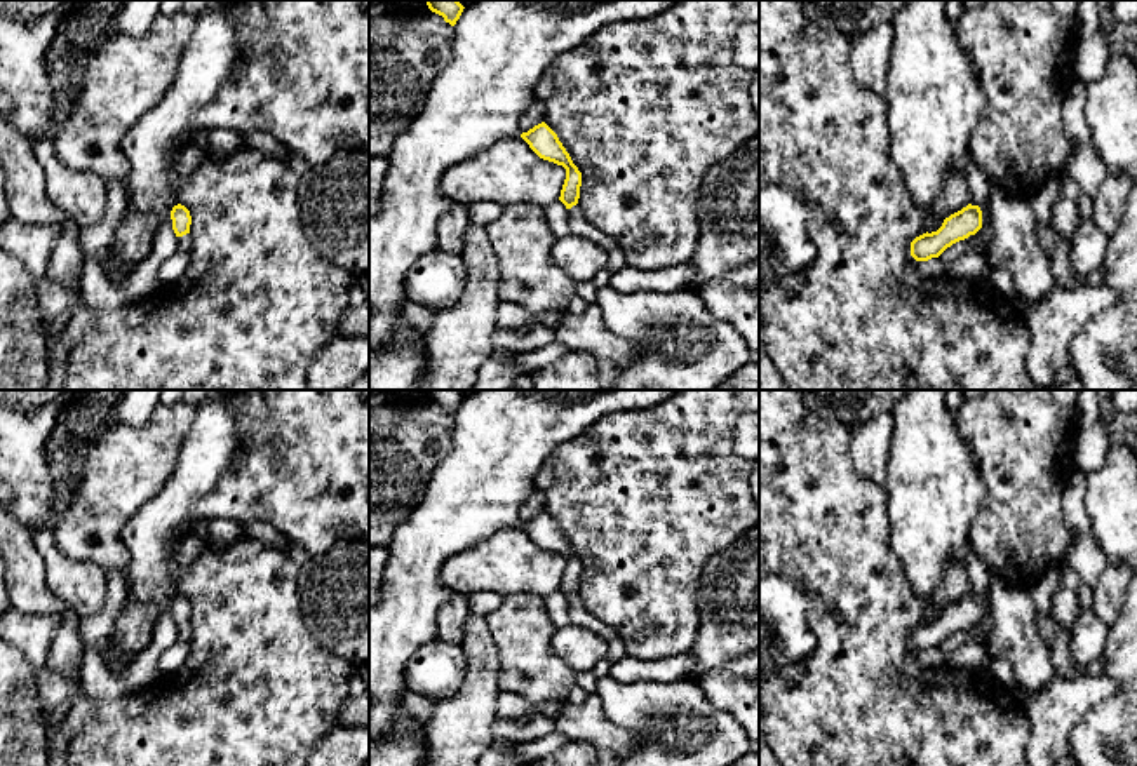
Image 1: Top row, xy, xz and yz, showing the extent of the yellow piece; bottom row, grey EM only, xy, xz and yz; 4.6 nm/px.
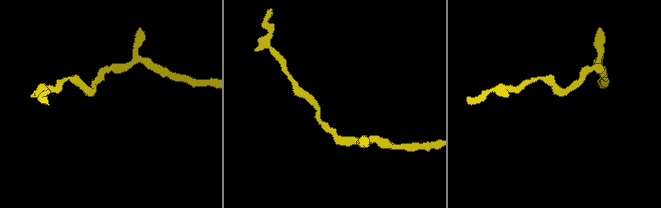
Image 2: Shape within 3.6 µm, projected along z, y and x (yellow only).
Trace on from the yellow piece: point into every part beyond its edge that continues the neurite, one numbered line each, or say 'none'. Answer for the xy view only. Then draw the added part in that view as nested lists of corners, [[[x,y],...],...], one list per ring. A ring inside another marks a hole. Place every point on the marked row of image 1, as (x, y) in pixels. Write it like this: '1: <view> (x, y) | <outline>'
none

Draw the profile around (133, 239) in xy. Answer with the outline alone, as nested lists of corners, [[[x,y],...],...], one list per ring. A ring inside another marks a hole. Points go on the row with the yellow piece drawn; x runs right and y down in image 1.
[[[127,205],[125,216],[115,230],[111,247],[131,265],[143,263],[151,251],[160,219],[153,214],[139,214]]]

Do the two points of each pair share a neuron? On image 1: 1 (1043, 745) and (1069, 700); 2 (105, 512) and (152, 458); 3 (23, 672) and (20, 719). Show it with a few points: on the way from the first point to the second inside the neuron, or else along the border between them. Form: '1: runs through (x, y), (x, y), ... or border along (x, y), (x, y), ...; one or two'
1: runs through (1050, 735), (1052, 718), (1059, 711); one
2: runs through (112, 498), (138, 472); one
3: runs through (20, 685), (20, 707); one

